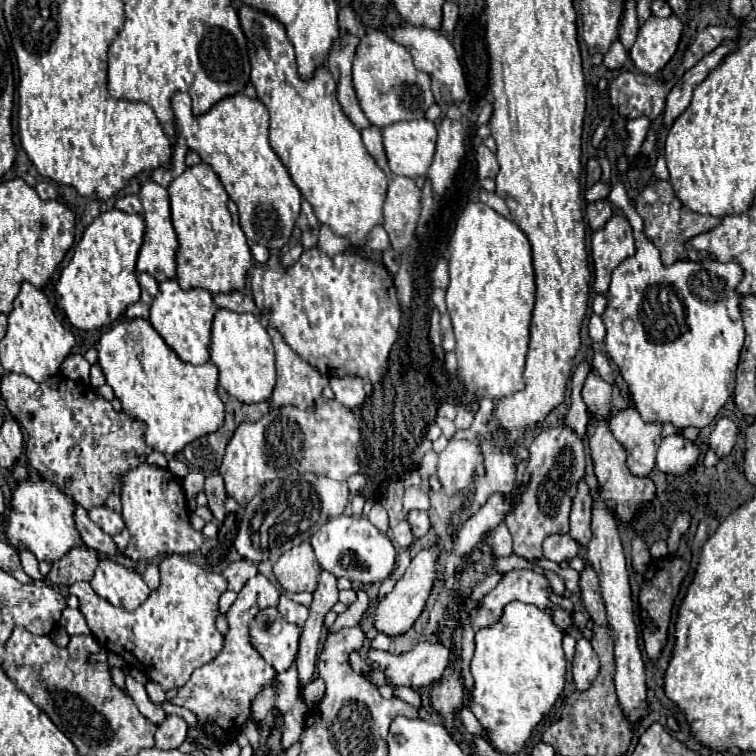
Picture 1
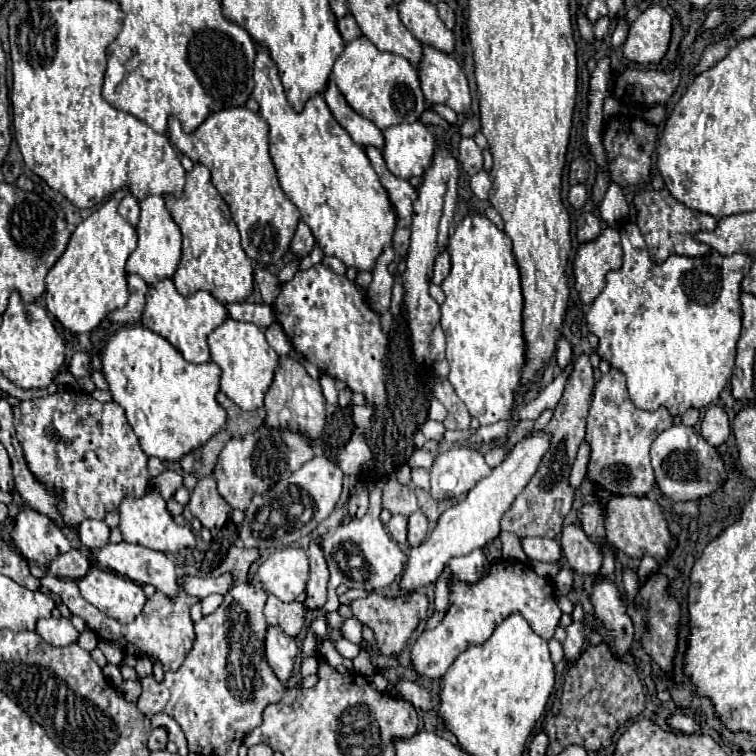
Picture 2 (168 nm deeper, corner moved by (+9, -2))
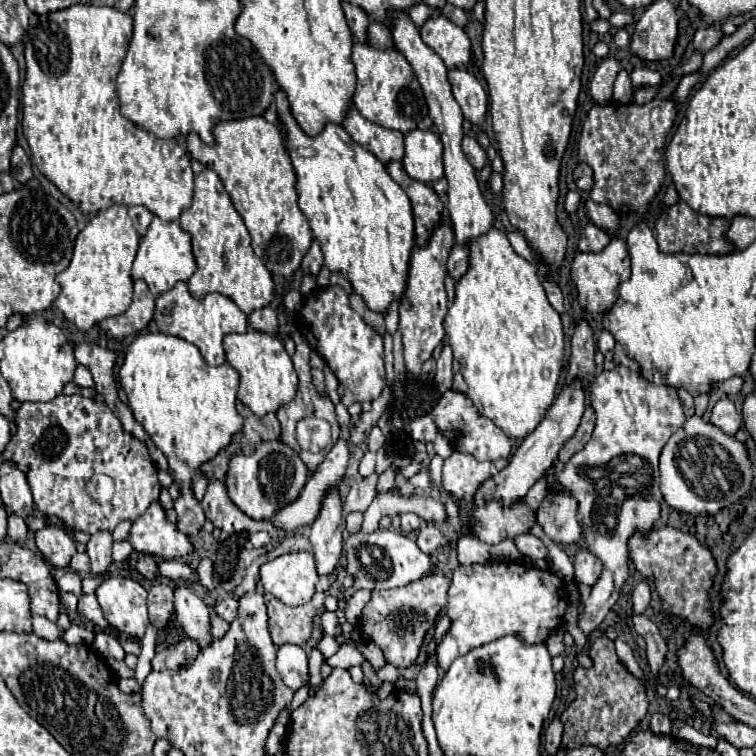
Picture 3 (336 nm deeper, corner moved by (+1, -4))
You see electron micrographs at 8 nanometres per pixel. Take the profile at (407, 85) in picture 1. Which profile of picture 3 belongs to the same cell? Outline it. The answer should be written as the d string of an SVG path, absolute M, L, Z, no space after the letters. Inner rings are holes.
M354 43L352 63L356 67L356 93L354 107L372 123L378 123L386 129L396 129L408 133L418 127L418 123L428 115L428 107L422 95L418 81L414 79L412 67L396 49L376 51L368 43Z

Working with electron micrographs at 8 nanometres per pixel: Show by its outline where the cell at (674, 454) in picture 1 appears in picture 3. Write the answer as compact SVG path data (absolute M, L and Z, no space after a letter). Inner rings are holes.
M698 415L686 419L660 455L660 489L664 501L680 513L716 515L720 509L740 501L750 491L752 479L754 469L746 445Z

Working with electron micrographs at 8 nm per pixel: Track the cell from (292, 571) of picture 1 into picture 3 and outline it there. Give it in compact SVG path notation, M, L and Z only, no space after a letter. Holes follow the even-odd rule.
M312 553L280 555L260 567L264 591L284 601L286 605L308 603L318 583L318 573Z

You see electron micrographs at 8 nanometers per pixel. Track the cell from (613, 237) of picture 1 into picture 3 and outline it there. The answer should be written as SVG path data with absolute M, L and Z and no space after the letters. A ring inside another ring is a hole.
M612 237L608 247L600 253L578 253L570 263L570 275L578 289L578 301L588 313L606 313L618 299L618 285L630 277L630 255L626 241Z

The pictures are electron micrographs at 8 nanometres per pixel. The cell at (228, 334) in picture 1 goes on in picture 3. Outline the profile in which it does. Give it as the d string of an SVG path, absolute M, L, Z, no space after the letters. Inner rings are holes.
M248 329L246 333L230 333L224 337L226 361L240 373L238 401L242 401L258 417L276 413L282 405L292 401L298 389L298 377L292 367L292 359L284 349L284 343L268 333Z

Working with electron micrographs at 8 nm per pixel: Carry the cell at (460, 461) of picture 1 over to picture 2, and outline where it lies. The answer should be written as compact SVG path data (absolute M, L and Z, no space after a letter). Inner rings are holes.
M452 447L434 459L430 469L430 493L434 499L460 499L476 479L492 471L474 447Z

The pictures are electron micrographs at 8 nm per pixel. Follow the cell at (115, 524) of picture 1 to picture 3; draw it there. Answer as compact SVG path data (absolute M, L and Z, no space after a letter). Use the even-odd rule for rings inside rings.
M96 533L88 541L88 555L92 561L92 575L102 575L112 563L112 535L110 533Z

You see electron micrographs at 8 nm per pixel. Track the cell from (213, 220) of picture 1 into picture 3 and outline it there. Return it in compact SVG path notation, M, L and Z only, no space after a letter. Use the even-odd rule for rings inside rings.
M204 169L196 177L194 201L186 213L178 219L180 227L192 235L192 249L198 263L196 273L188 279L190 293L194 297L204 297L208 293L222 293L230 297L246 315L254 309L268 307L274 299L276 285L270 271L254 255L250 247L248 229L236 211L230 195L226 193L220 177L212 169Z

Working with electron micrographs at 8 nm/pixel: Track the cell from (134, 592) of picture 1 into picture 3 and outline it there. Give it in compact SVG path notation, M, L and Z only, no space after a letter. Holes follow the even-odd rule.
M110 575L98 589L96 597L110 627L120 633L142 639L148 625L146 589L132 577Z

